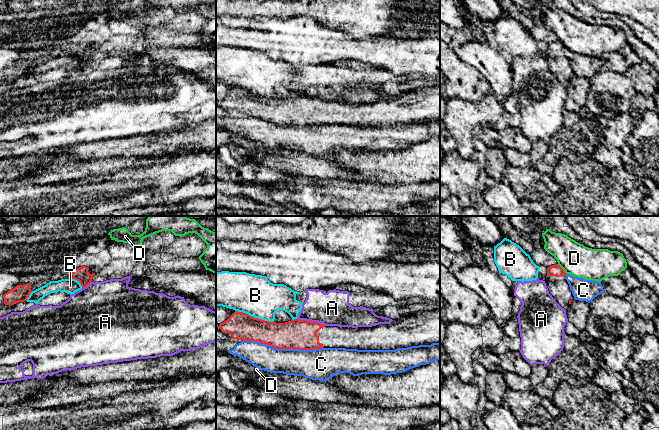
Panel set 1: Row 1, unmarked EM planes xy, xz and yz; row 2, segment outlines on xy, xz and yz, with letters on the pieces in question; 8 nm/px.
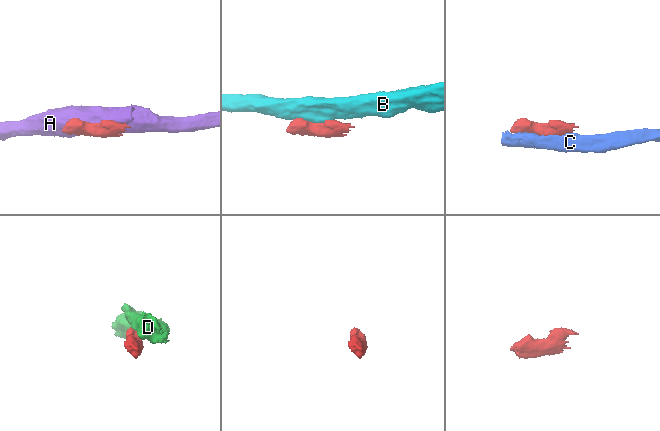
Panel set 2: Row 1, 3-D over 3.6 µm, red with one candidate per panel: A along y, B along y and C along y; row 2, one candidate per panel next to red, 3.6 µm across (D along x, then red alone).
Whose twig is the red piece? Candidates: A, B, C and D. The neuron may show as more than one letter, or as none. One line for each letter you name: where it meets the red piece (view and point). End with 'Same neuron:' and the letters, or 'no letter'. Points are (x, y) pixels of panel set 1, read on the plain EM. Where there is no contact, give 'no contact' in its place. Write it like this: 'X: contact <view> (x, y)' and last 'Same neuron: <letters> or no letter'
Same neuron: no letter

